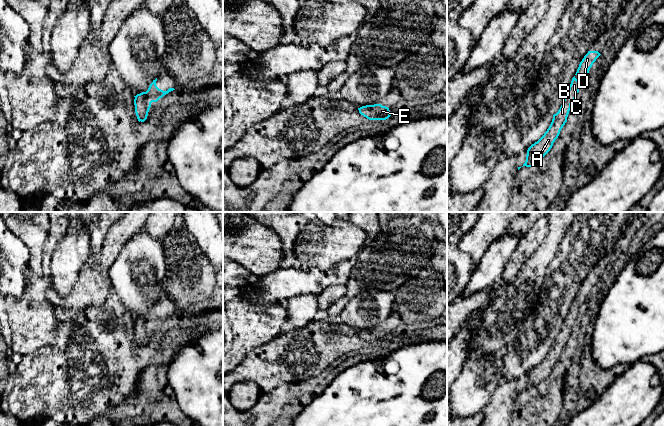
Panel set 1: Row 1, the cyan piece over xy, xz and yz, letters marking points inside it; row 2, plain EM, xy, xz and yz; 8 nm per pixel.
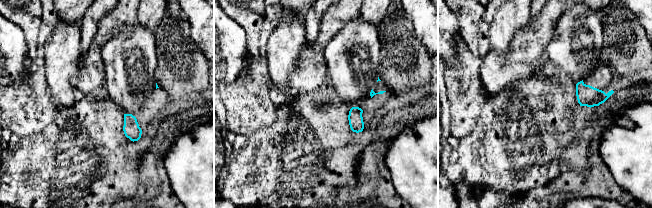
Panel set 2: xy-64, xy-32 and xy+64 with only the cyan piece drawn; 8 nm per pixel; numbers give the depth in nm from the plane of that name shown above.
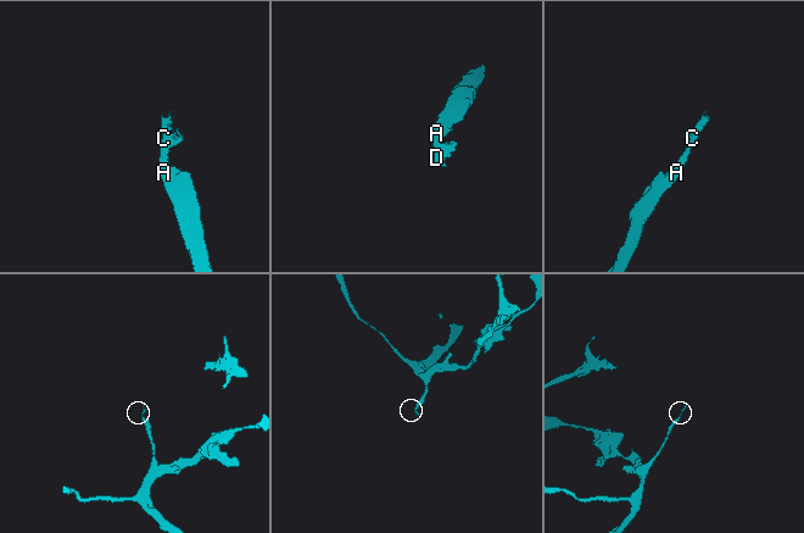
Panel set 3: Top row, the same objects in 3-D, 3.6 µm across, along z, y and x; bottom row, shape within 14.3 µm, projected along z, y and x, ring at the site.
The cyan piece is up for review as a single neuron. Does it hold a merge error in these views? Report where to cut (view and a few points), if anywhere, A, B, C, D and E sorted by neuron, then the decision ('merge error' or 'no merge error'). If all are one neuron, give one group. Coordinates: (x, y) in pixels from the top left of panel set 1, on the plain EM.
cut none; groups A B C D E; no merge error

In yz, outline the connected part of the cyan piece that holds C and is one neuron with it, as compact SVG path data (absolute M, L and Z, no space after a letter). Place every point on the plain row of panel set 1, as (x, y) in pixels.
M588 275L584 280L579 288L575 300L572 302L560 333L553 339L552 346L544 359L528 372L526 385L523 390L532 391L550 375L553 367L558 362L561 353L567 346L571 328L575 325L576 319L579 316L581 303L588 299L590 292L600 279L601 278L598 275Z

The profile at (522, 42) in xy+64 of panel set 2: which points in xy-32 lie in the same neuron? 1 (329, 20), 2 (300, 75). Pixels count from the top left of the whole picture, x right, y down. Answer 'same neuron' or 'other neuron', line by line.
1: same neuron
2: same neuron

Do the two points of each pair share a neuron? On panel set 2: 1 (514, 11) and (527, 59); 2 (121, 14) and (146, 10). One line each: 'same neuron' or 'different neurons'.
1: different neurons
2: different neurons

